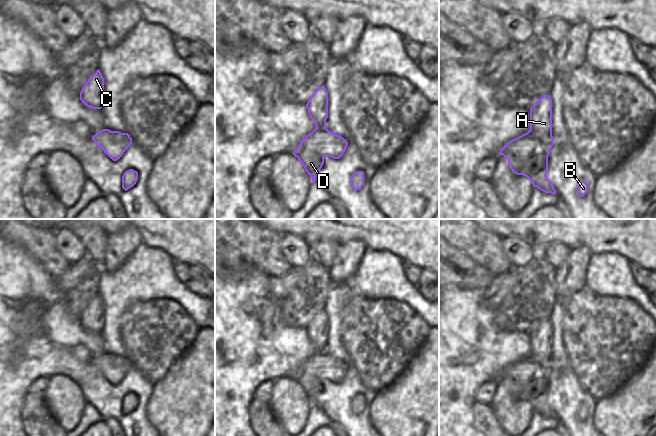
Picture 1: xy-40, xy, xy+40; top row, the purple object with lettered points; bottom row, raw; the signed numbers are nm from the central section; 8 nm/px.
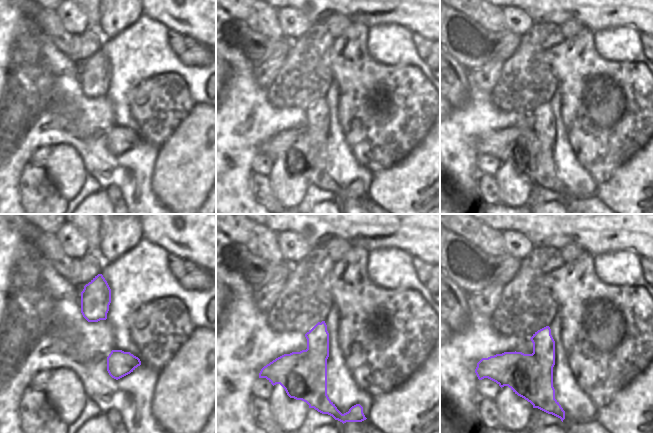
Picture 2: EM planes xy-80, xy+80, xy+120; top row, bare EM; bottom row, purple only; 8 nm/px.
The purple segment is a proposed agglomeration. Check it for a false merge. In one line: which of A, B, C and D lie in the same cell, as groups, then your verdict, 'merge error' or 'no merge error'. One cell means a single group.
groups A B D / C; merge error

